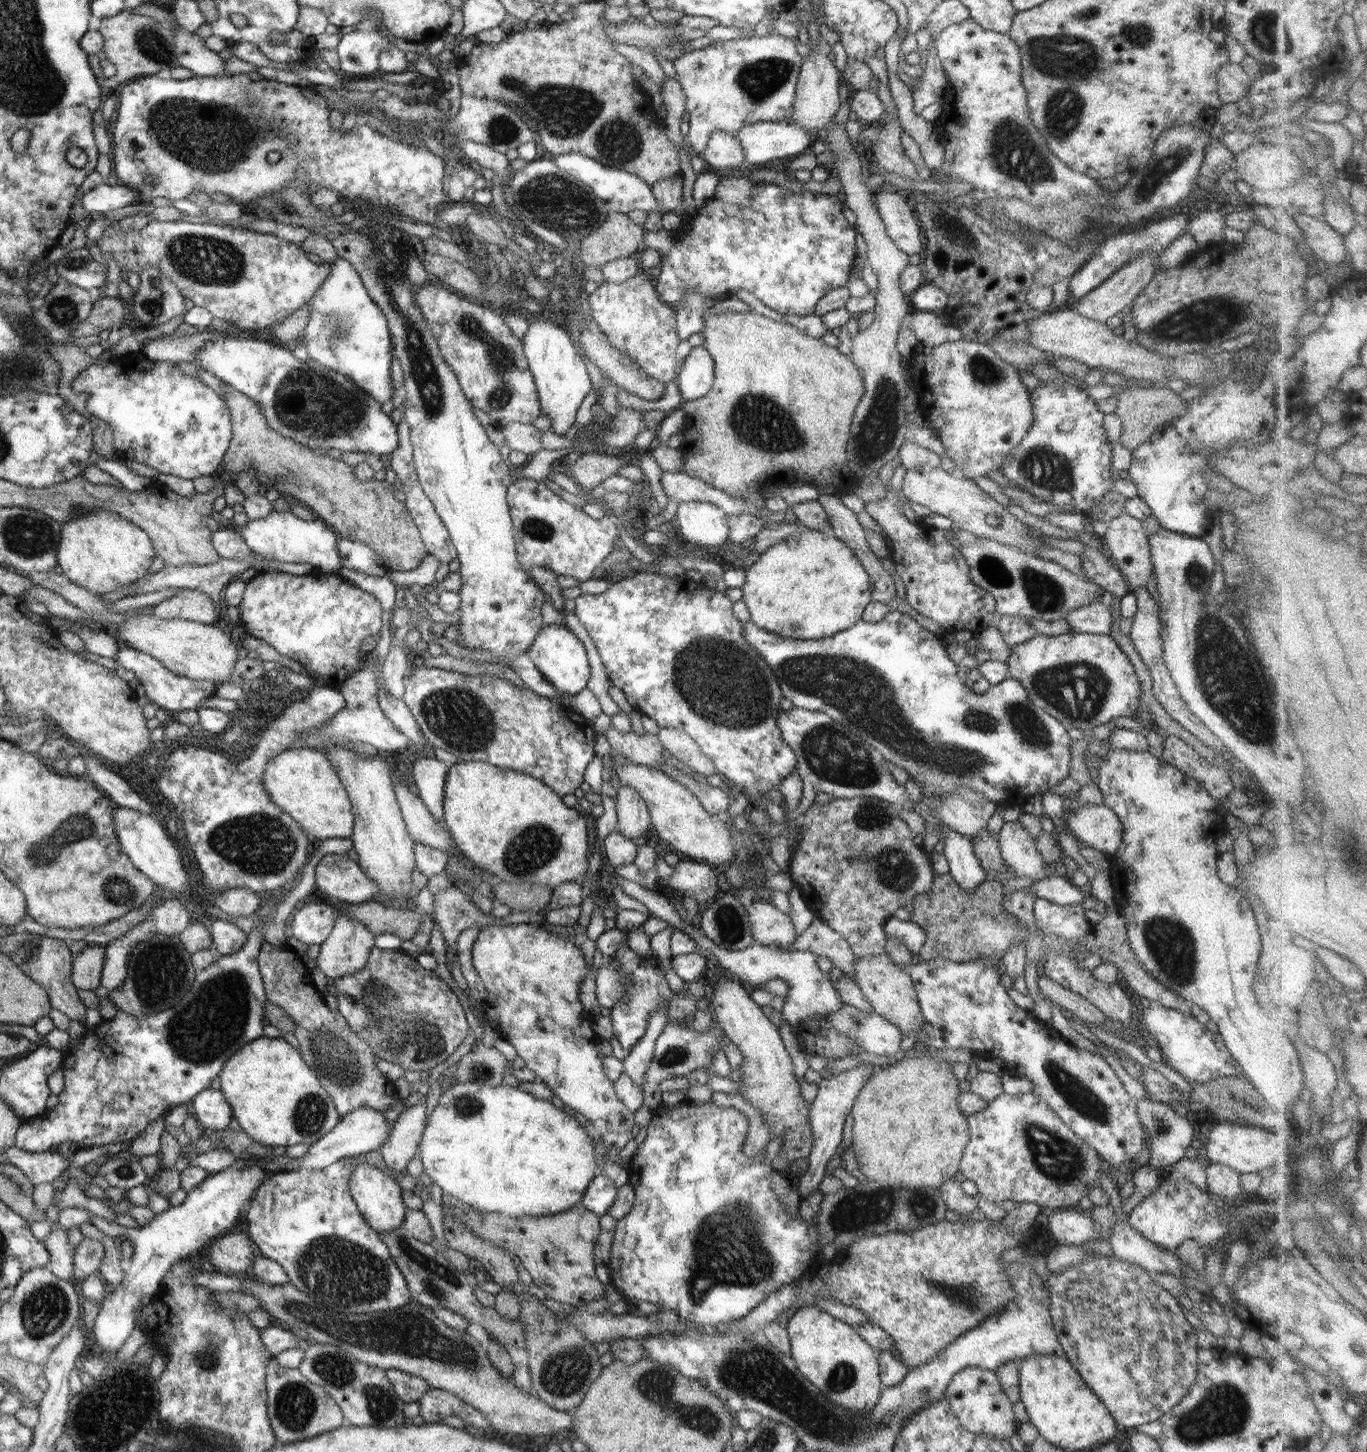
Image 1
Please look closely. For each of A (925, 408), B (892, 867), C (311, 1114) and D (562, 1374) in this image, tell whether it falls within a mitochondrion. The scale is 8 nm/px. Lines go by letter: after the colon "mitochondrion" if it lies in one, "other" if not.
A: other
B: mitochondrion
C: mitochondrion
D: mitochondrion

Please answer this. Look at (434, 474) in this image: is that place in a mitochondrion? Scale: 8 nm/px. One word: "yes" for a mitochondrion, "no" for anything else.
no

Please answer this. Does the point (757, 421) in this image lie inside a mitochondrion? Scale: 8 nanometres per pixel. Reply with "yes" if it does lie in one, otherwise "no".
yes

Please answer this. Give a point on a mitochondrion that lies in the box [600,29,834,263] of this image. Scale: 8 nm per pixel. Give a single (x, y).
(758, 80)

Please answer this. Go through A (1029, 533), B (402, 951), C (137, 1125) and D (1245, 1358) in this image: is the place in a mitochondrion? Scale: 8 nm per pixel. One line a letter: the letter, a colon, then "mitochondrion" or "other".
A: mitochondrion
B: other
C: other
D: other

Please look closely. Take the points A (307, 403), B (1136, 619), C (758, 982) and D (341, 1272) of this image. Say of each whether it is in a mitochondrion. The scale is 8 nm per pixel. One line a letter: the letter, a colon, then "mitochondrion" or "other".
A: mitochondrion
B: other
C: other
D: mitochondrion

